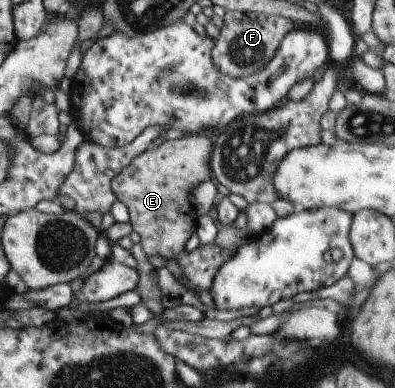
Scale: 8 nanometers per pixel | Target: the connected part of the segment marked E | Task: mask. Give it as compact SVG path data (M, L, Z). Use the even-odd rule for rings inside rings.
M199 133L185 134L180 139L168 139L161 145L147 149L112 182L119 201L130 208L134 231L141 236L141 246L146 256L162 256L177 260L177 254L186 248L195 232L197 216L191 212L189 196L203 180L214 179L212 152L214 144ZM151 232L159 234L151 238Z

